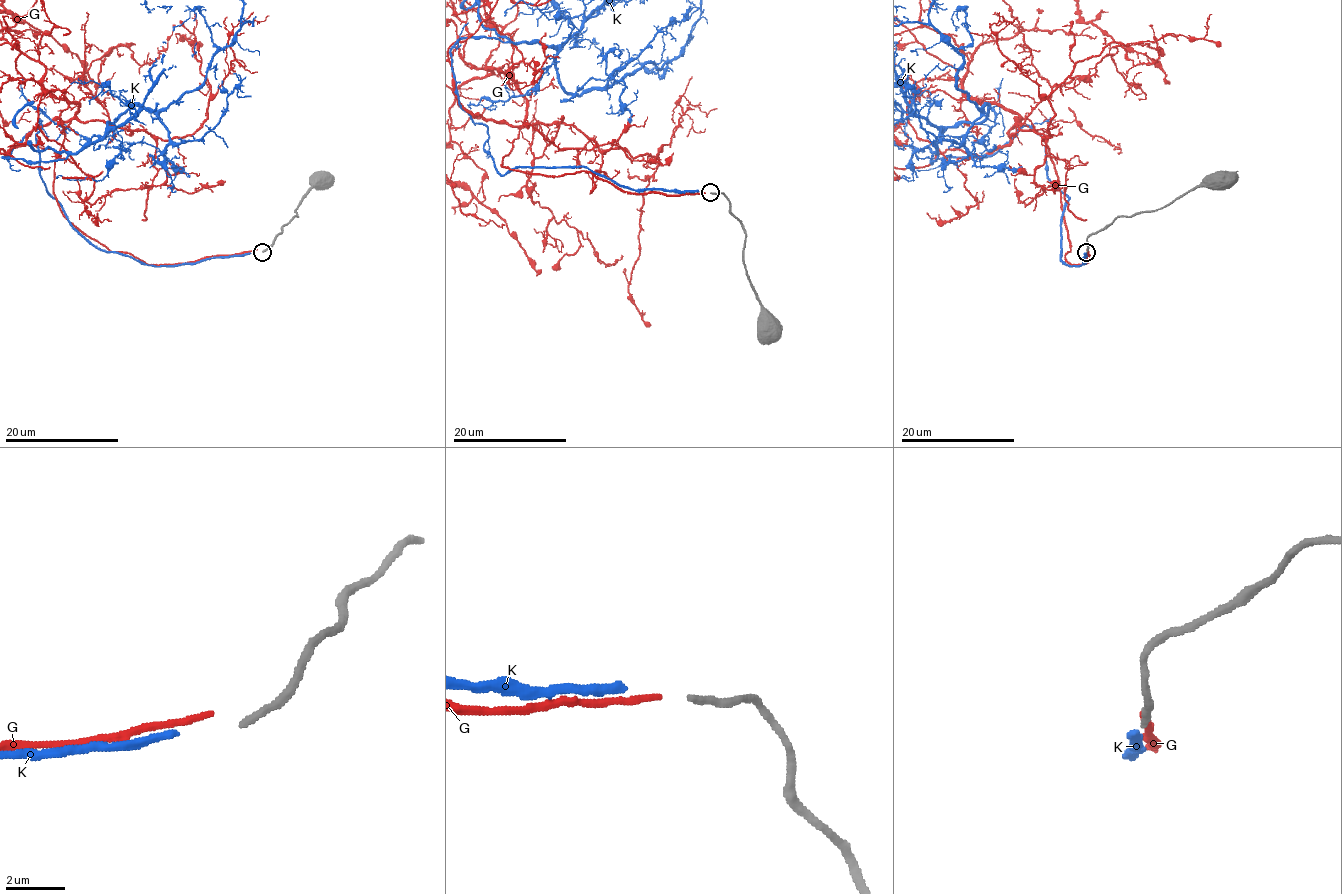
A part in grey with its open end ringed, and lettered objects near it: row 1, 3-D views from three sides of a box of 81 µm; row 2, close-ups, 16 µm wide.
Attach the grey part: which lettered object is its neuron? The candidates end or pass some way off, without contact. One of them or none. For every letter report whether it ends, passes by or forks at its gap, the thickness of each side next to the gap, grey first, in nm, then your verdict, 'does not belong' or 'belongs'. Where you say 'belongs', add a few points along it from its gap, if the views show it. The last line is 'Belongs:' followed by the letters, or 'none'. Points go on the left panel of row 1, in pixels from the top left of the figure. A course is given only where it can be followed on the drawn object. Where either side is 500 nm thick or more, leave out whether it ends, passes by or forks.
G: it ends there; 240 nm thick on the grey side, 220 nm on the other; does not belong
K: it ends there; 240 nm thick on the grey side, 280 nm on the other; does not belong
Belongs: none

